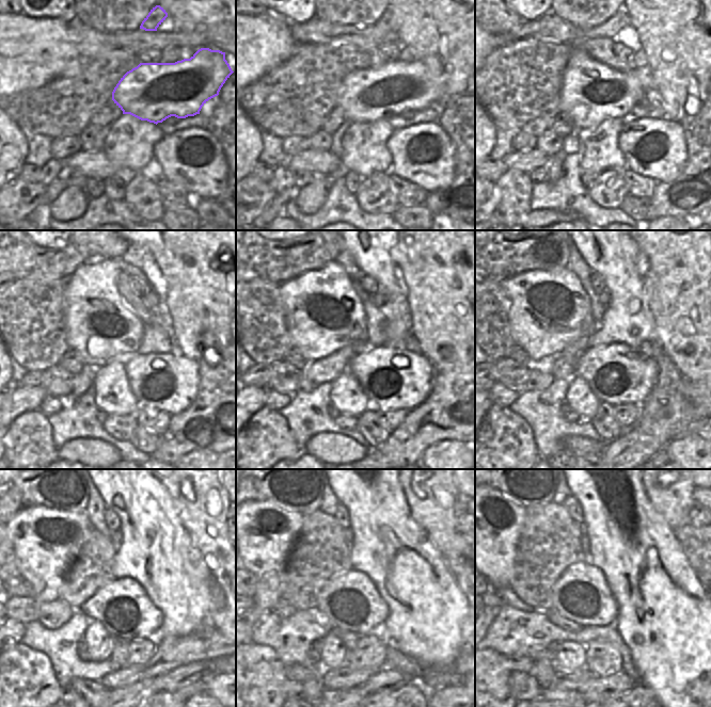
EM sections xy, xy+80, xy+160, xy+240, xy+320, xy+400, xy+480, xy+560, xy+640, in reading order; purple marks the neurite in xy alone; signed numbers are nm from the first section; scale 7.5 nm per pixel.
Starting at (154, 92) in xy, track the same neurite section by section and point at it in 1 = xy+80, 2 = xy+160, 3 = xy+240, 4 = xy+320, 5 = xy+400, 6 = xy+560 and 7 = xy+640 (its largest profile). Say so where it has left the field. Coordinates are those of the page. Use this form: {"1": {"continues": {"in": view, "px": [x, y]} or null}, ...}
{"1": {"continues": {"in": "xy+80", "px": [395, 87]}}, "2": {"continues": {"in": "xy+160", "px": [591, 92]}}, "3": {"continues": {"in": "xy+240", "px": [99, 326]}}, "4": {"continues": {"in": "xy+320", "px": [324, 314]}}, "5": {"continues": {"in": "xy+400", "px": [549, 309]}}, "6": {"continues": {"in": "xy+560", "px": [265, 531]}}, "7": {"continues": {"in": "xy+640", "px": [496, 520]}}}

